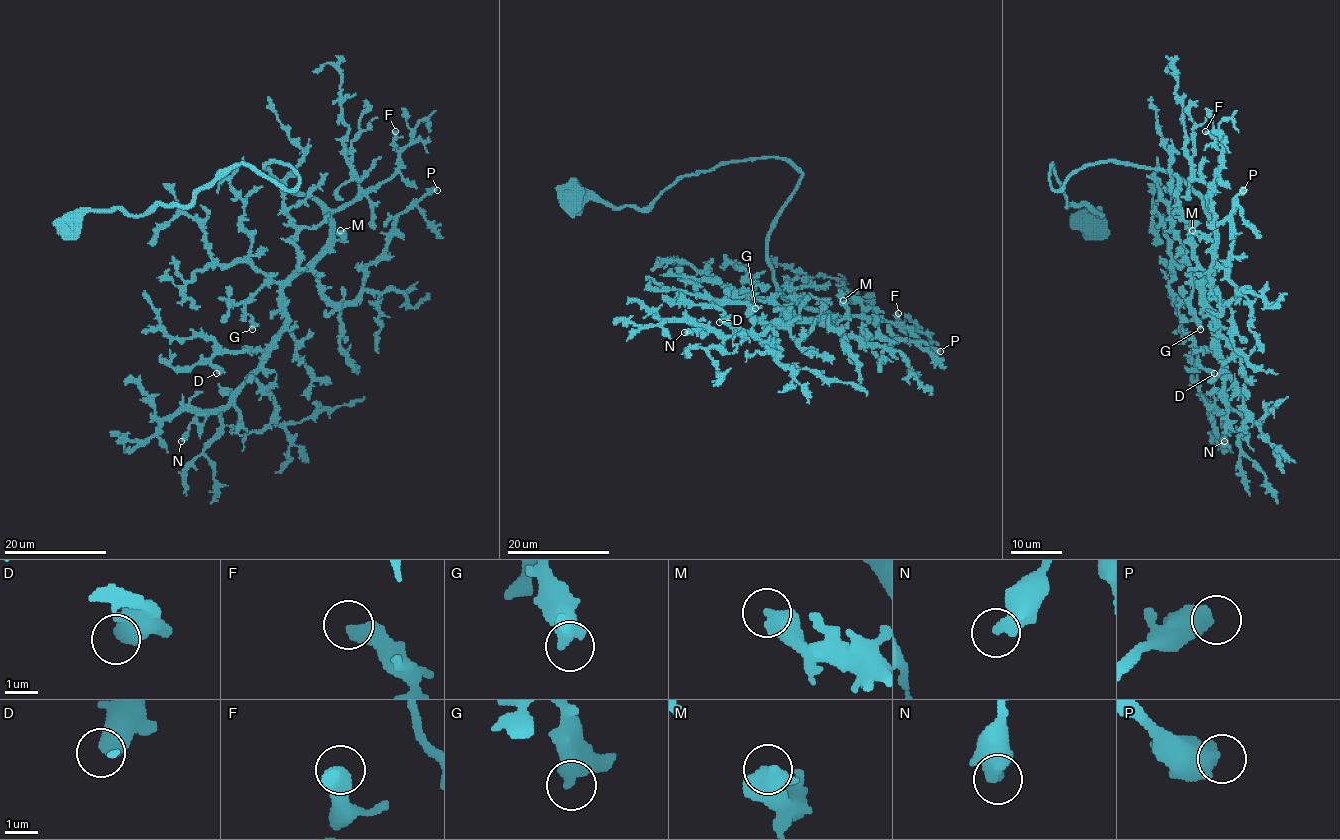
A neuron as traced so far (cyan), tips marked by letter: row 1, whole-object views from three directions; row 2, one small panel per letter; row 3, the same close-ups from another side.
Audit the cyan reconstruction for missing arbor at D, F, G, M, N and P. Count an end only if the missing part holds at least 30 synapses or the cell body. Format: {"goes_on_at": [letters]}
{"goes_on_at": ["P"]}

